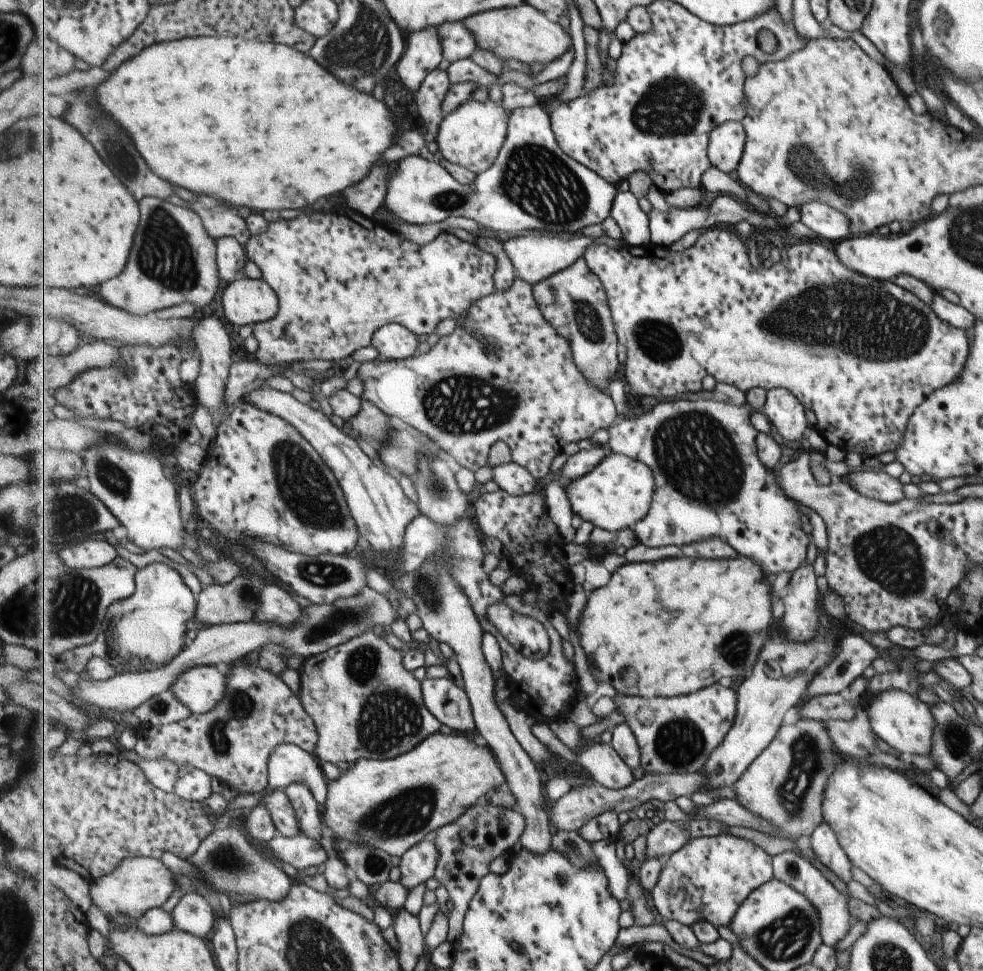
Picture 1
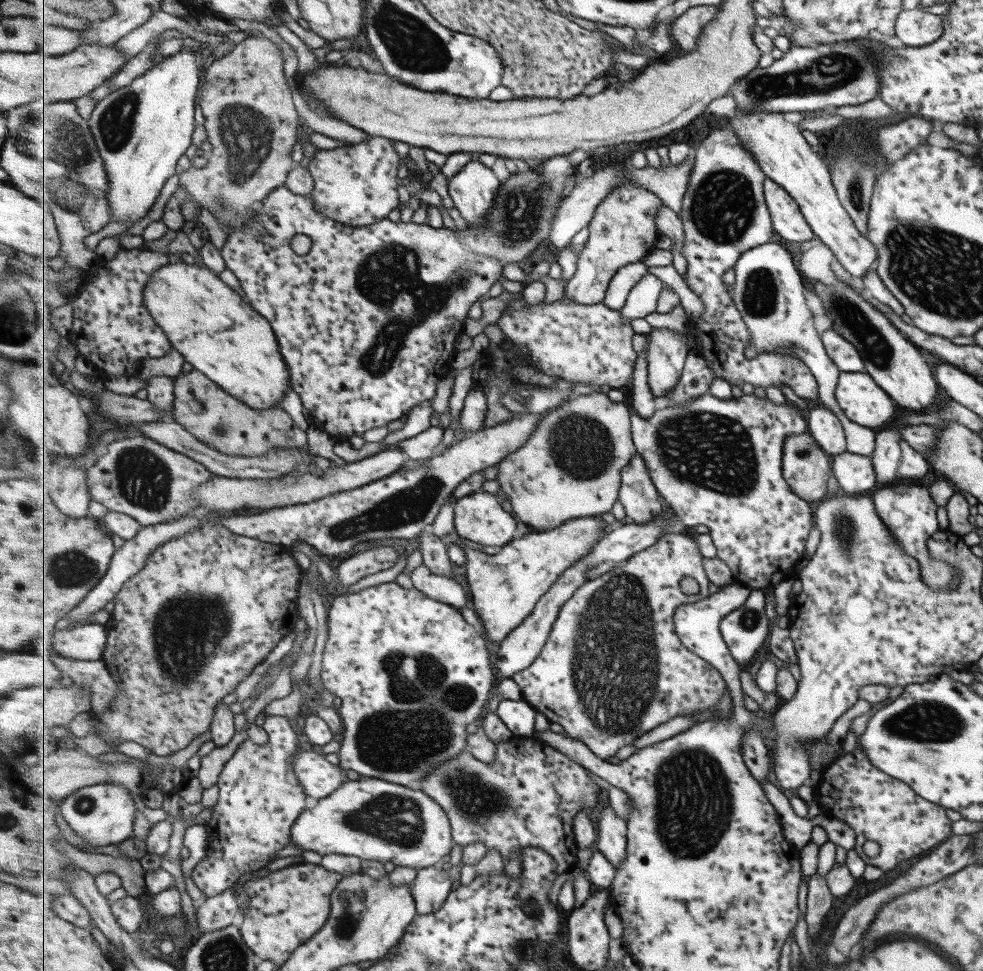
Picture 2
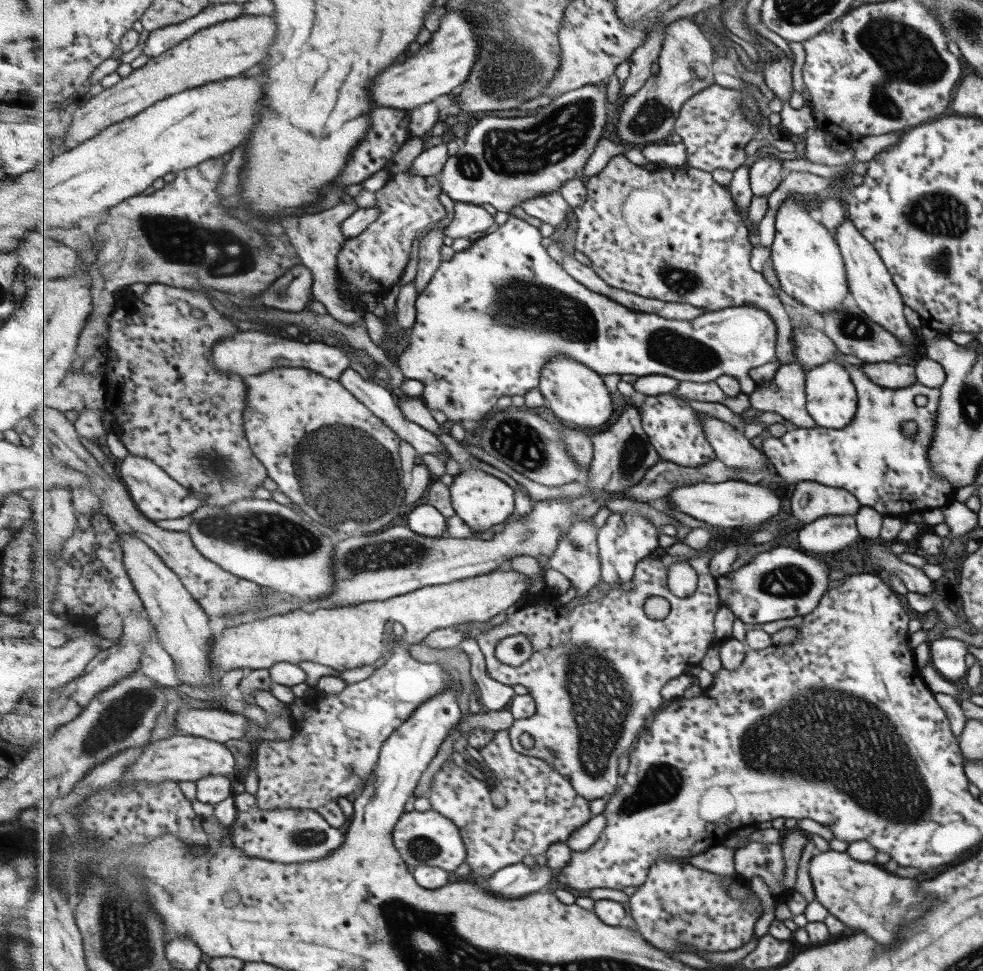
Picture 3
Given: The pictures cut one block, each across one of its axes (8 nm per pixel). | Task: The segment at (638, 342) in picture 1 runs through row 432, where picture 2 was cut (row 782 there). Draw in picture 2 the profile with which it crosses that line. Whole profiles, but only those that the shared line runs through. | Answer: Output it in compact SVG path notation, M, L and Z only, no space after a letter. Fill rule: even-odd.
M856 744L855 749L851 752L841 749L837 754L837 758L833 759L825 769L821 772L820 780L818 781L817 790L815 790L815 800L821 805L824 813L841 822L844 822L855 833L855 844L852 848L861 858L865 865L876 866L883 872L897 867L901 860L911 860L921 856L923 852L936 847L945 839L952 836L951 821L945 816L945 811L942 806L933 804L920 798L907 786L893 777L881 772L875 768L867 757L860 752L860 746ZM863 842L875 842L879 846L879 853L874 857L866 856L863 853Z

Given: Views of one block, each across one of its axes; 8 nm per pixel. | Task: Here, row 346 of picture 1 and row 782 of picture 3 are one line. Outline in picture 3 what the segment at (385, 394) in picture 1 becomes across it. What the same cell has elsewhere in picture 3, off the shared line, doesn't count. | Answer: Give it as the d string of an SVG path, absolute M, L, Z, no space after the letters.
M508 730L496 731L495 738L479 752L484 758L484 763L495 774L495 782L491 787L486 780L474 778L465 768L457 766L451 760L444 763L433 776L429 798L433 809L453 819L453 822L460 826L468 847L467 863L472 874L488 879L506 866L523 862L525 856L545 856L552 844L567 843L569 837L594 816L590 802L580 796L572 782L545 759L521 754L512 745Z

